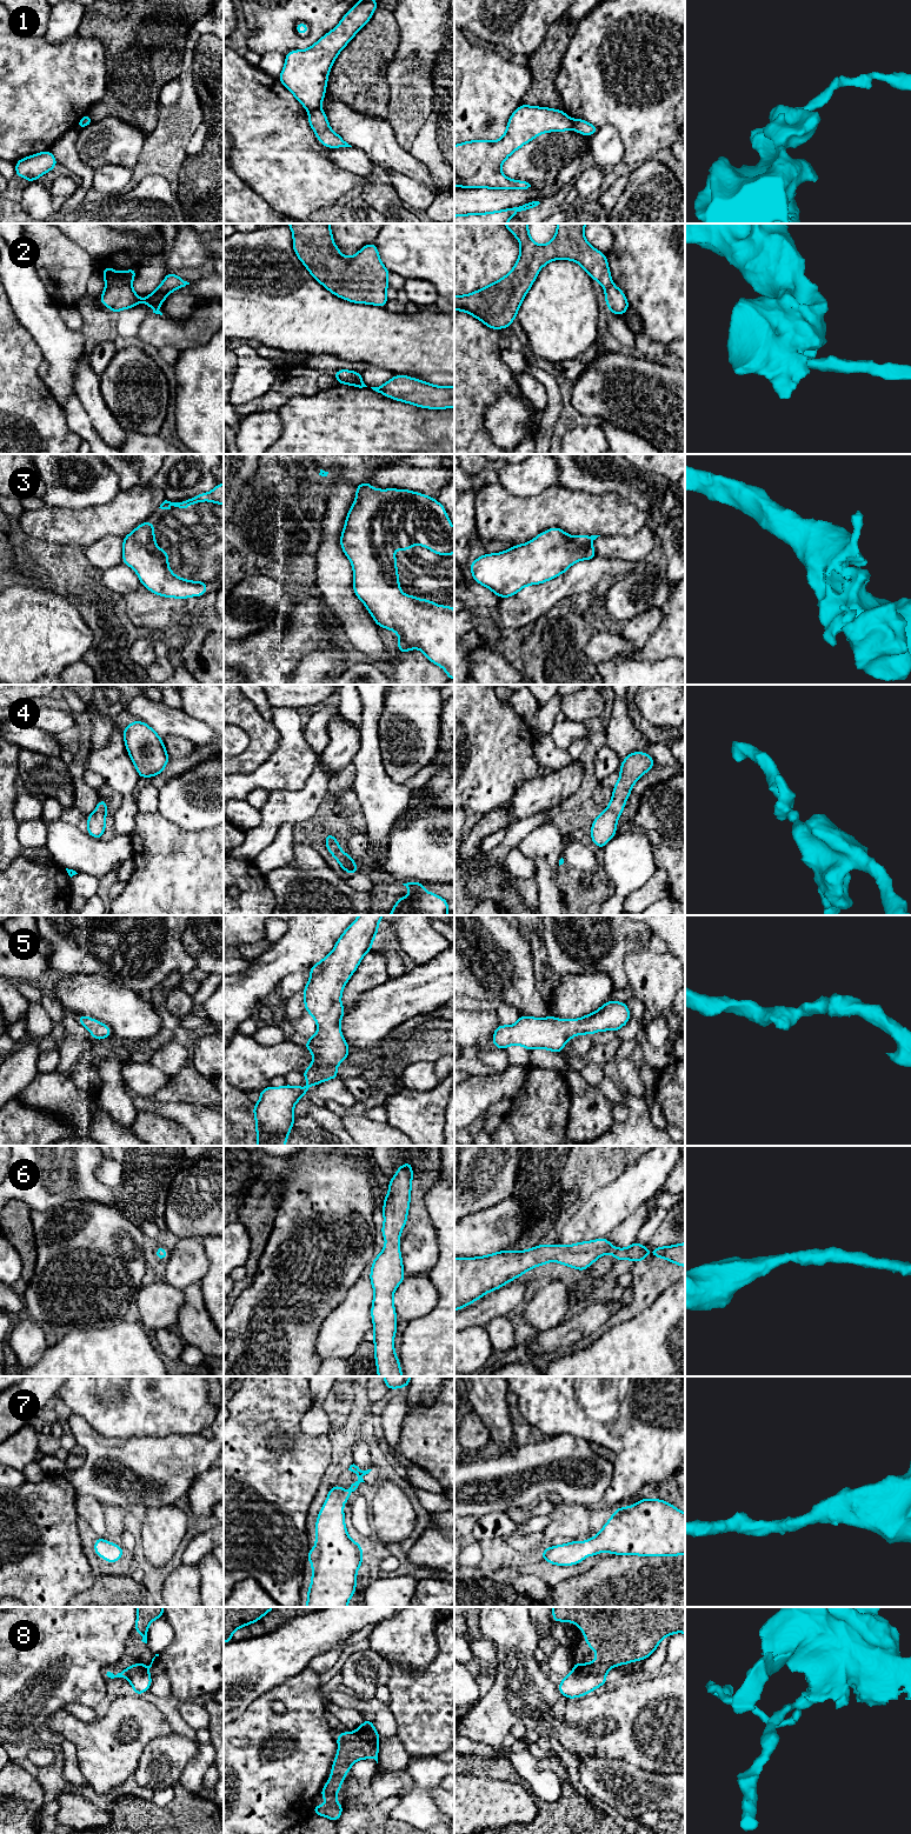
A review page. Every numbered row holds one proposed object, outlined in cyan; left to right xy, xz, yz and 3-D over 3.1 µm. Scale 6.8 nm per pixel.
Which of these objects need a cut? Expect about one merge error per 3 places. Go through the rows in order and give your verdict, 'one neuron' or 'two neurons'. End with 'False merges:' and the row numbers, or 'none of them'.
1: two neurons
2: two neurons
3: one neuron
4: one neuron
5: one neuron
6: one neuron
7: one neuron
8: two neurons
False merges: 1, 2, 8

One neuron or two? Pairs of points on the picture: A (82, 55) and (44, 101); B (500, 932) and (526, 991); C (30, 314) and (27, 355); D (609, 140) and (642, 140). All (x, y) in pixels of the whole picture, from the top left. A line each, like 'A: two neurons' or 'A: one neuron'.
A: one neuron
B: one neuron
C: two neurons
D: two neurons

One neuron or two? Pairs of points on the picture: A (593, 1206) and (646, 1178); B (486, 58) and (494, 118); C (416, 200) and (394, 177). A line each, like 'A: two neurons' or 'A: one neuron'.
A: one neuron
B: one neuron
C: one neuron

